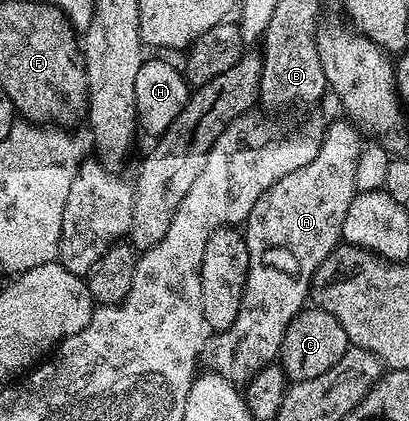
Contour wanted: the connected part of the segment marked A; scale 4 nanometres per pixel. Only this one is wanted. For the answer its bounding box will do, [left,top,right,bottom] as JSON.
[239,122,364,370]

